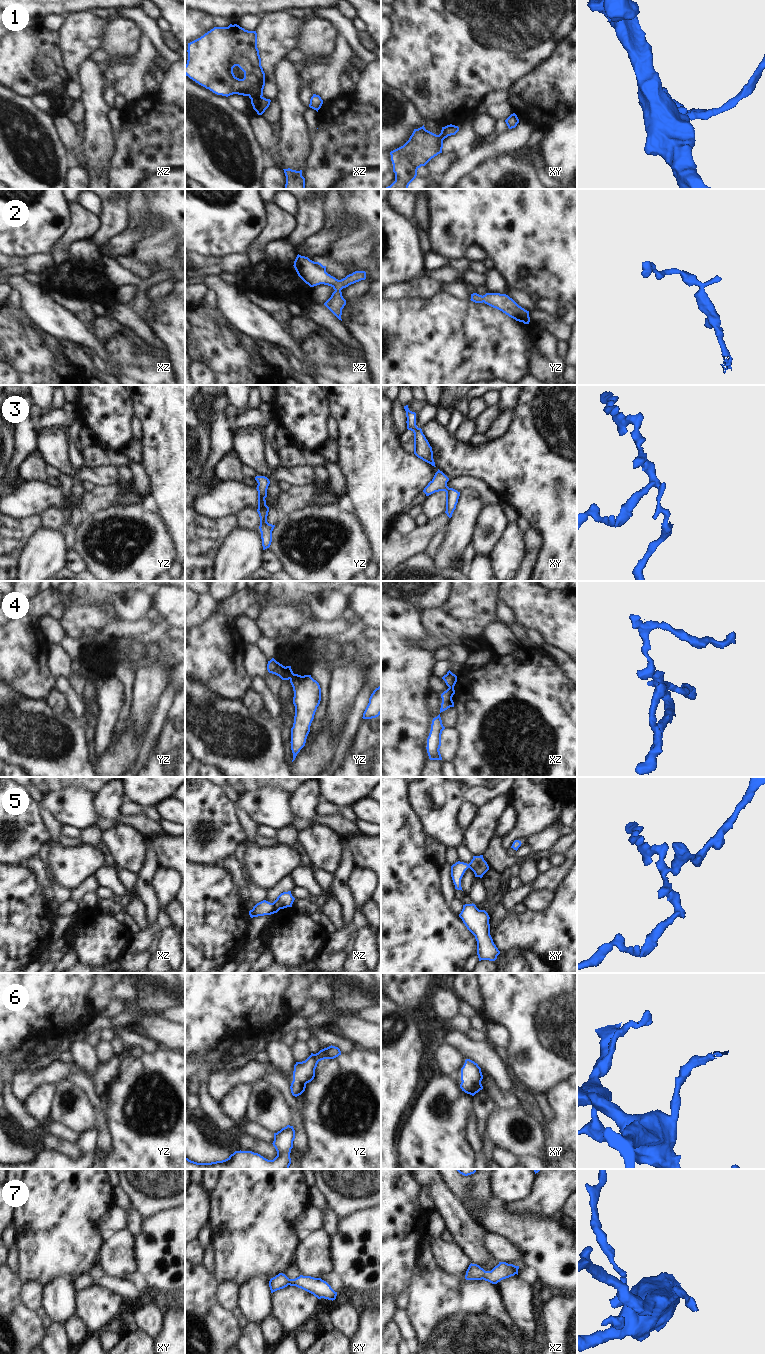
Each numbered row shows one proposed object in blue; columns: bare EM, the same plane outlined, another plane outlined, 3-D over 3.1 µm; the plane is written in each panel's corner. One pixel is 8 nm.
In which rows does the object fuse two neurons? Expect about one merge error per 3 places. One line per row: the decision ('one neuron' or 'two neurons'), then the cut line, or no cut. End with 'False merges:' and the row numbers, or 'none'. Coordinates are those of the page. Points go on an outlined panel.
1: one neuron; cut none
2: one neuron; cut none
3: one neuron; cut none
4: two neurons; cut yz (293, 673), (289, 678)
5: two neurons; cut xz (271, 903), (275, 912)
6: one neuron; cut none
7: one neuron; cut none
False merges: 4, 5

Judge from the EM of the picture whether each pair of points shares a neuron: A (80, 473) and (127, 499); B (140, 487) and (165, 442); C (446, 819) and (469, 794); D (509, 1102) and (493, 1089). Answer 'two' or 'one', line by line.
A: two
B: two
C: two
D: one

